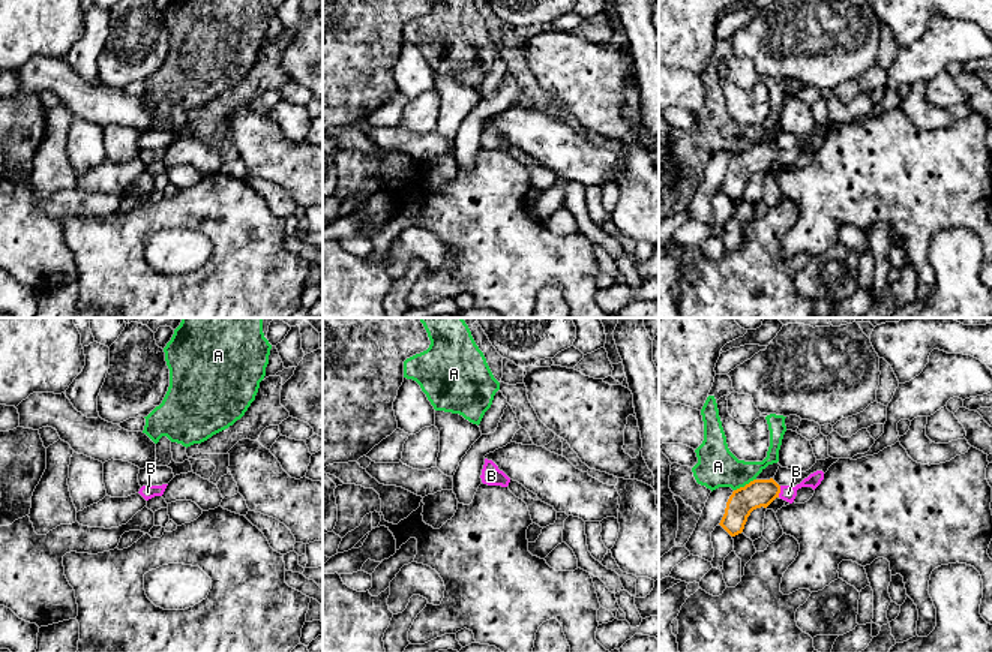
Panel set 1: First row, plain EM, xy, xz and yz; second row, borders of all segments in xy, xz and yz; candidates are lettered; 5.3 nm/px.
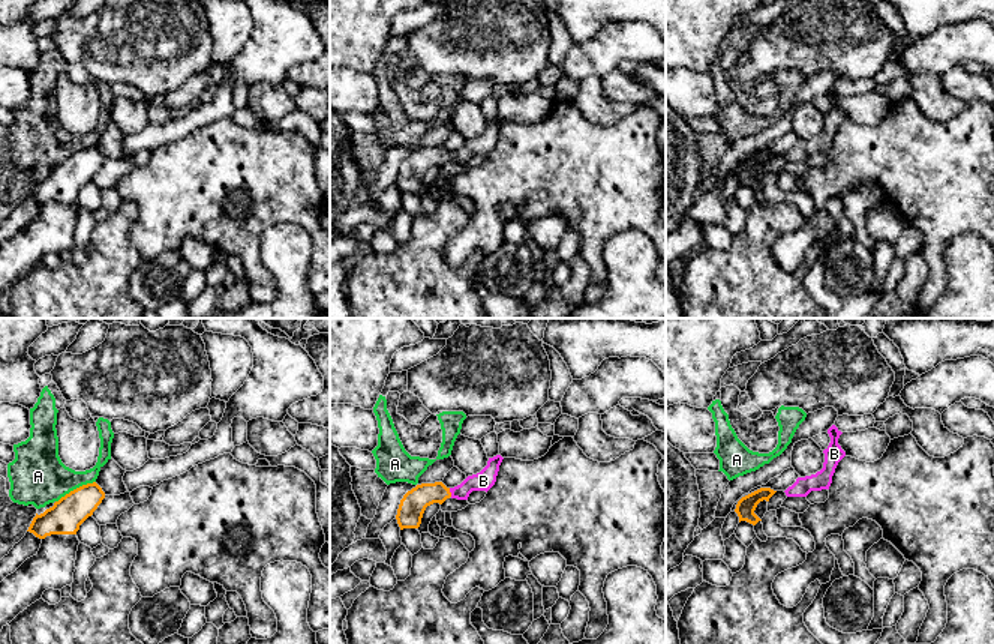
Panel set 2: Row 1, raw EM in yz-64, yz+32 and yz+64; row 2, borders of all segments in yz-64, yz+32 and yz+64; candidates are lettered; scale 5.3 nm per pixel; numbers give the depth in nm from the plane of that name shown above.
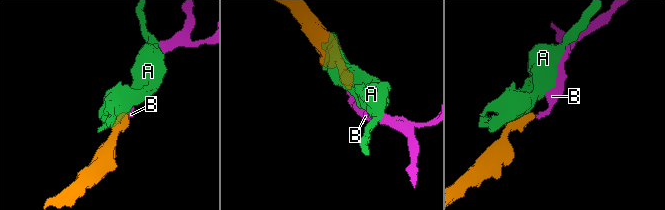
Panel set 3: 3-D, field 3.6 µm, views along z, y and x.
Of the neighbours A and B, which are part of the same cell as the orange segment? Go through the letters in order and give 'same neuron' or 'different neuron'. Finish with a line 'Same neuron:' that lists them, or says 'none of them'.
A: different neuron
B: same neuron
Same neuron: B

